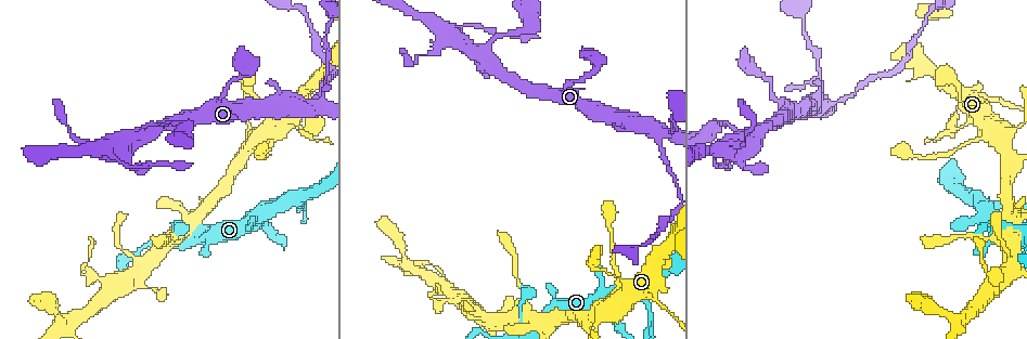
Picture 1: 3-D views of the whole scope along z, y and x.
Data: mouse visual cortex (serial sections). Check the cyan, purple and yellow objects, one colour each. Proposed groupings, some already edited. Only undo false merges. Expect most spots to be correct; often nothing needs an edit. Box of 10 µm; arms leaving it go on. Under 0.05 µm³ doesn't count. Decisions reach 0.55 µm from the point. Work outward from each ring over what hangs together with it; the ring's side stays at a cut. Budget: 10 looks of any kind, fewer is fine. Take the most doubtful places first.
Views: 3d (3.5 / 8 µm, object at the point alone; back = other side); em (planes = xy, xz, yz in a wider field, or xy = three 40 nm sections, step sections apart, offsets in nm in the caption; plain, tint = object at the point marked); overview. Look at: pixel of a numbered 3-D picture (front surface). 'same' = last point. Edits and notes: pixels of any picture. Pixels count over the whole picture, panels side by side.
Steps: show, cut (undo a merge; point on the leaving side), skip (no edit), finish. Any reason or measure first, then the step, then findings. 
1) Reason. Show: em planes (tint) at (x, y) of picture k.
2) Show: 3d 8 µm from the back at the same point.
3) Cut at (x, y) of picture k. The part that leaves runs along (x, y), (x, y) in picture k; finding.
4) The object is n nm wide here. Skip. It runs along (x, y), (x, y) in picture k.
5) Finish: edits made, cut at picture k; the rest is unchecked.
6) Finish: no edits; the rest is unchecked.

Thin arm on a thick one. Show: 3d 3.5 µm at (306, 205) of picture 1.

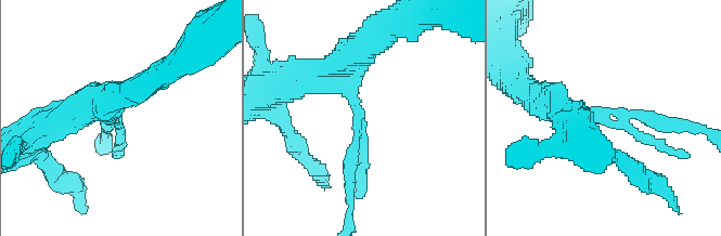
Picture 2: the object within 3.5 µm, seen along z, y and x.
3 arms meet here; the arms are 150, 200, 400 nm wide; need the tissue. Show: em xy step 3 (tint) at (359, 120) of picture 2.

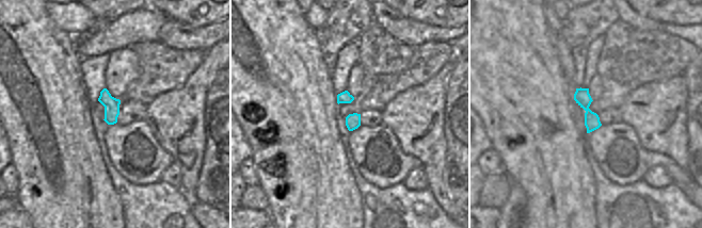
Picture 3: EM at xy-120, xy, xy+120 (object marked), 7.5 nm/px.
Skip. It runs along (313, 76), (357, 101), (350, 175) in picture 2; one cell here.

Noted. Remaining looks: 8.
Sharp bend. Show: 3d 3.5 µm at (980, 136) of picture 1.

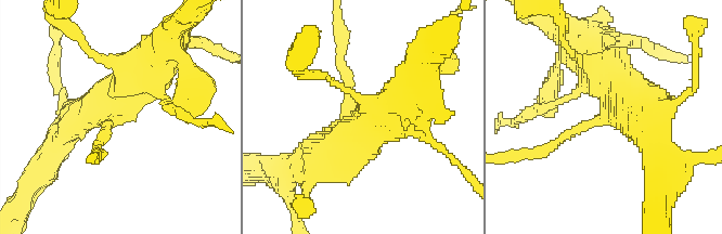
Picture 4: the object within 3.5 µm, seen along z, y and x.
3 arms meet here; the arms are 150, 450, 600 nm wide; need the tissue. Show: em planes (tint) at (605, 117) of picture 4.

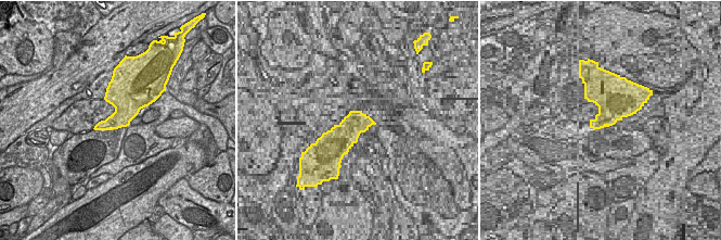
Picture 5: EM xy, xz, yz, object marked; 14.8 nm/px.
Skip. It runs along (154, 64), (97, 147) in picture 4; all the same cell.

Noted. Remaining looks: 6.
Abrupt turn. Show: em xy step 1 (tint) at (67, 321) of picture 1.

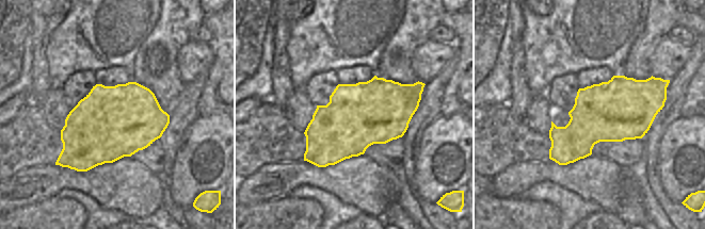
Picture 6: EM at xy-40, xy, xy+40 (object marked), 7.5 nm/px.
Show: 3d 3.5 µm at the same point.

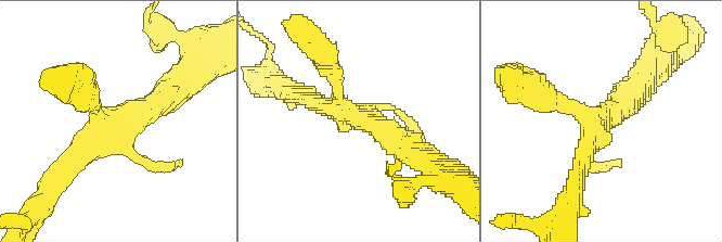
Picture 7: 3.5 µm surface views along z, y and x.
The arms are 150, 250, 250, 400 nm wide. Skip. It runs along (412, 151), (346, 110), (326, 65) in picture 7; all the same cell.

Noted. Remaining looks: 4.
Abrupt turn. Show: 3d 8 µm at (171, 122) of picture 1.

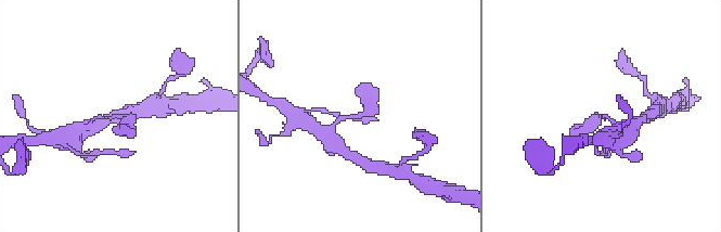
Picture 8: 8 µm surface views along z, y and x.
Show: em xy step 3 (tint) at the same point.

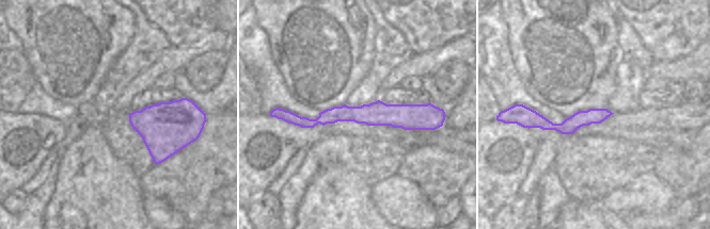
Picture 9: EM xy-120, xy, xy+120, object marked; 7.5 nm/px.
The arms are 150, 350 nm wide. Skip. It runs along (615, 123), (600, 116), (580, 128) in picture 8; all the same cell.

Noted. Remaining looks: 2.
Finish: no edits; the rest is unchecked.

